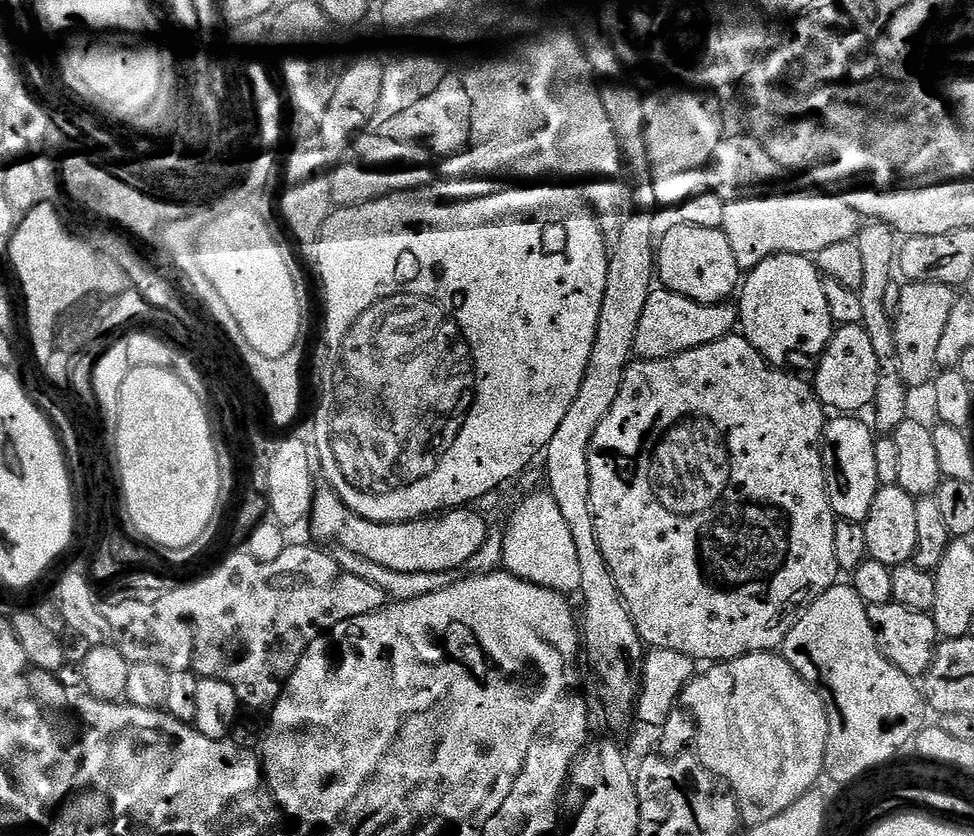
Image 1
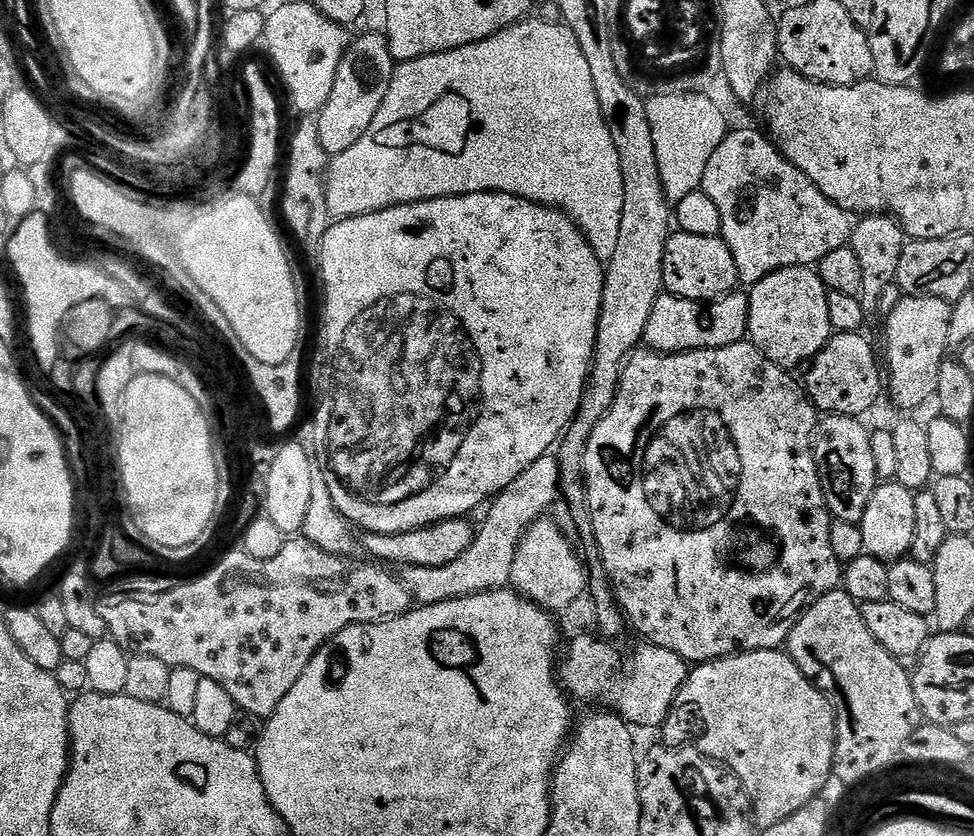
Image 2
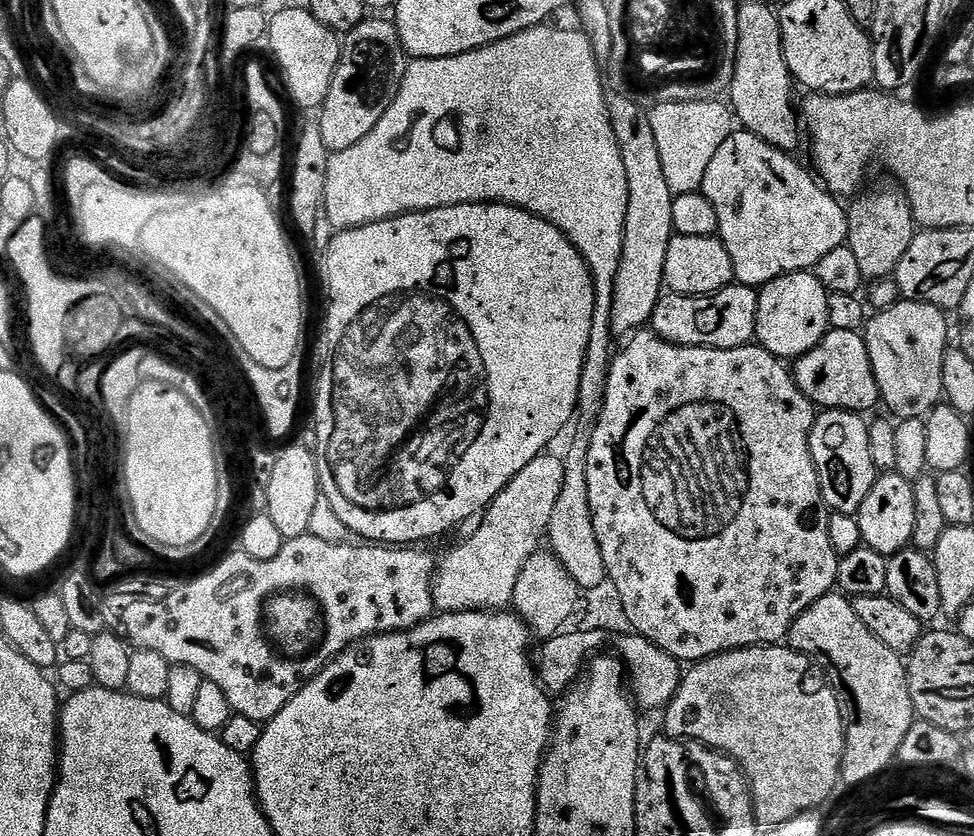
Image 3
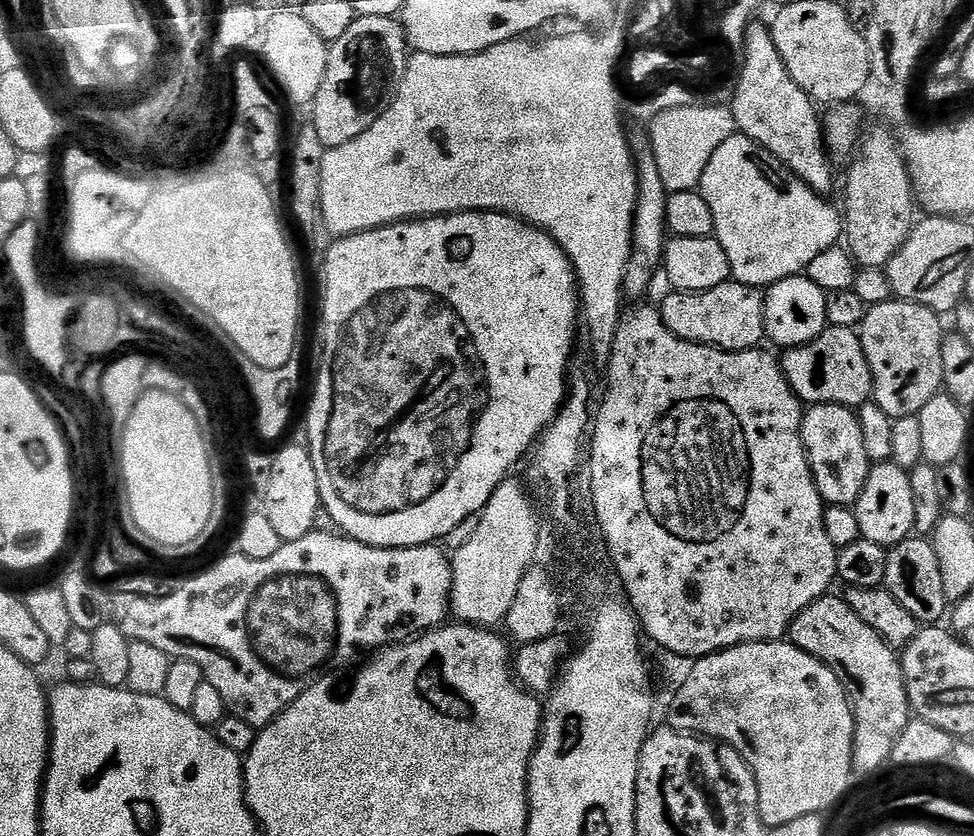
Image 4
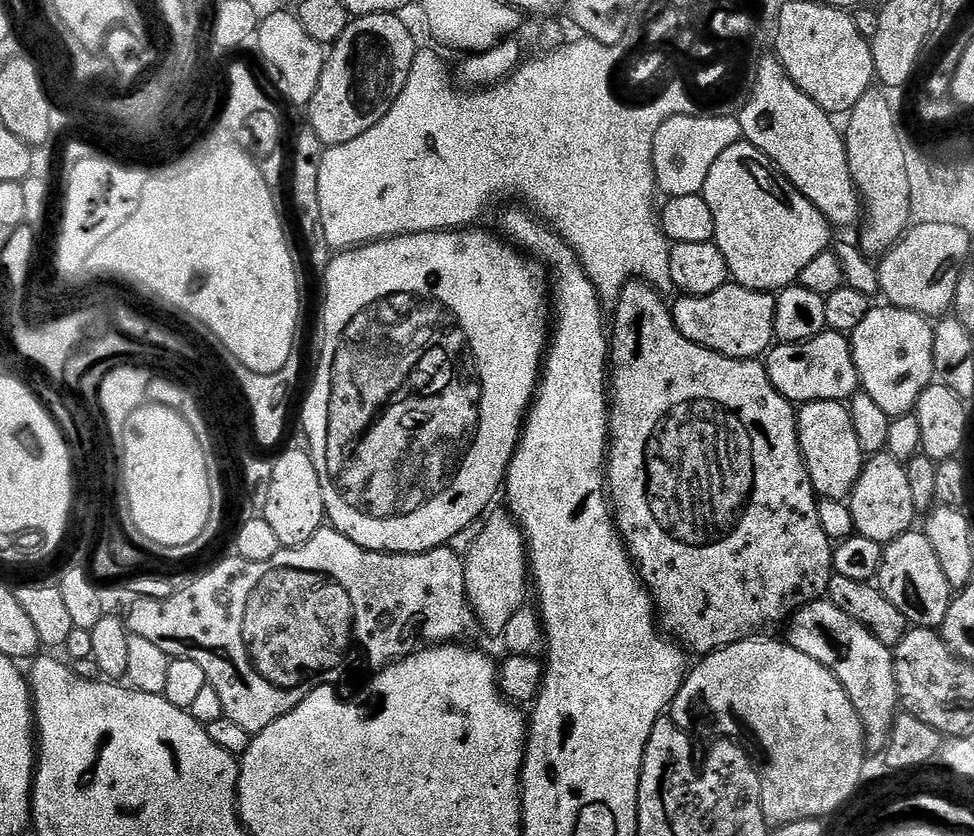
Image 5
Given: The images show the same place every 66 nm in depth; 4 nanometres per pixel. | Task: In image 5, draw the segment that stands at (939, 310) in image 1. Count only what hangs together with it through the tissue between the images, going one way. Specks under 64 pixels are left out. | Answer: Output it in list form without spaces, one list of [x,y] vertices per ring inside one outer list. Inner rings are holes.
[[[874,306],[850,334],[852,357],[860,375],[861,389],[878,402],[890,417],[906,416],[937,375],[934,360],[933,325],[929,317],[891,306]]]

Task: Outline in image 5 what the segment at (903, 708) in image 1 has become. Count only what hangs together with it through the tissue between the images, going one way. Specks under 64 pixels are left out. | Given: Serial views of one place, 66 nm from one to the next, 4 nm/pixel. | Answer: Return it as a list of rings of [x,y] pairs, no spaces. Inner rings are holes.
[[[827,598],[812,600],[802,605],[799,610],[792,613],[786,624],[787,628],[788,645],[794,650],[802,650],[802,654],[810,654],[814,662],[822,662],[826,670],[836,675],[850,702],[854,702],[854,710],[858,710],[862,726],[872,735],[872,744],[882,746],[887,743],[900,704],[894,674],[893,649],[878,642],[878,638],[874,638],[874,634],[870,634],[870,630],[866,630],[862,622],[850,618],[846,610],[838,610],[838,606],[834,606],[834,602]]]

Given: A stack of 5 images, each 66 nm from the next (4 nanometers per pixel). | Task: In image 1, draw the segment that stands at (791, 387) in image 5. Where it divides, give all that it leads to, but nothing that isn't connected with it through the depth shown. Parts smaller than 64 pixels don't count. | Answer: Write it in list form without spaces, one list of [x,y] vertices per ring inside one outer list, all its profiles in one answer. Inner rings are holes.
[[[840,326],[833,331],[832,341],[824,355],[819,357],[814,379],[816,399],[825,409],[836,414],[860,414],[864,407],[871,405],[876,398],[880,381],[880,363],[870,343],[870,334],[863,326]]]

